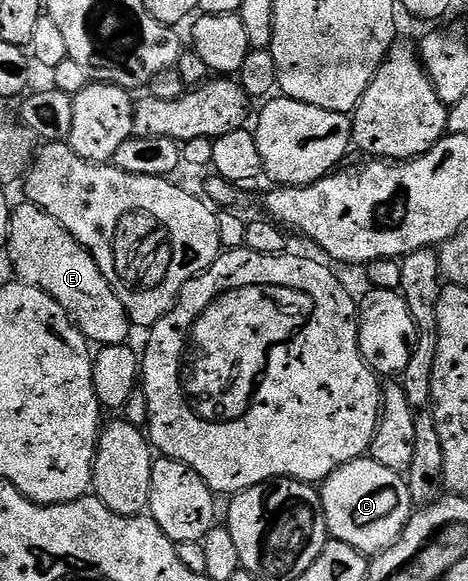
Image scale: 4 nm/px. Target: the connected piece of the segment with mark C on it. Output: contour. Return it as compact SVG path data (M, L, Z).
M371 456L355 458L353 462L339 466L329 478L324 479L318 493L329 535L337 542L350 544L350 548L365 556L375 556L390 548L390 544L398 540L398 536L414 513L414 503L407 481L397 471L378 464Z

